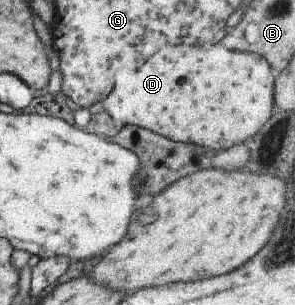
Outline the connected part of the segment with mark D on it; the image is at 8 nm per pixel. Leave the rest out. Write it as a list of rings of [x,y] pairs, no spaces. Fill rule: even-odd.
[[[182,43],[178,45],[166,45],[157,50],[152,56],[149,56],[140,66],[128,66],[118,67],[118,70],[114,72],[114,84],[112,90],[108,93],[108,96],[102,100],[103,110],[106,111],[110,118],[123,125],[132,125],[140,127],[150,132],[159,134],[172,142],[177,143],[190,143],[197,147],[207,148],[210,151],[223,151],[231,146],[238,146],[244,144],[246,140],[253,137],[258,131],[263,130],[265,122],[273,115],[274,109],[274,97],[273,97],[273,82],[275,81],[275,73],[268,61],[260,55],[250,54],[240,51],[233,51],[224,48],[220,43],[216,43],[211,46],[203,45],[190,45],[186,46]]]

